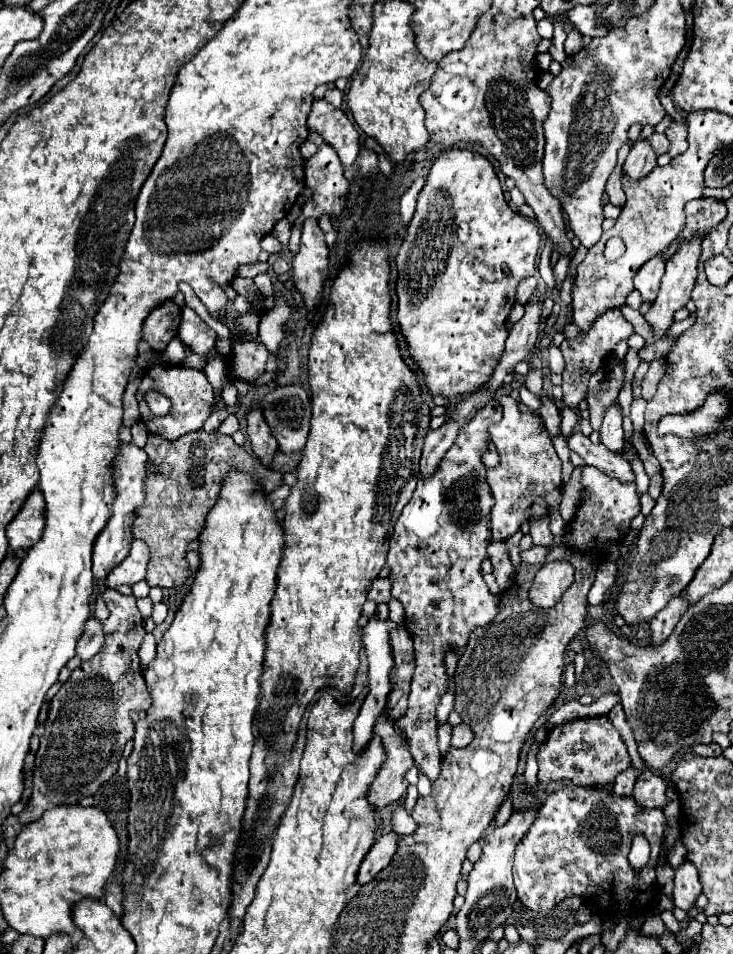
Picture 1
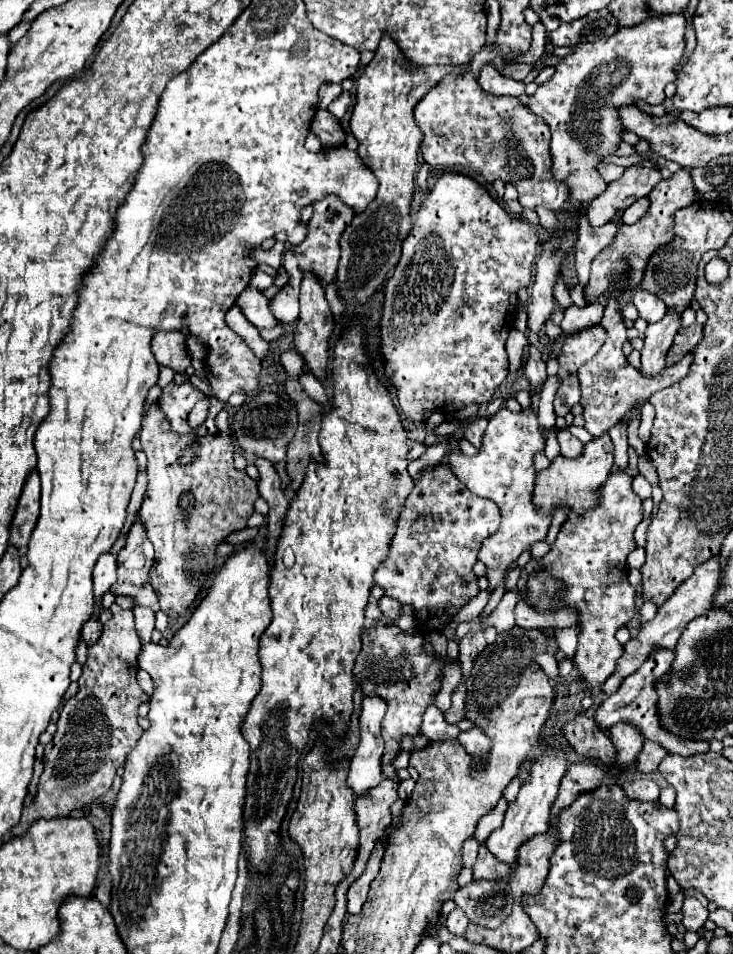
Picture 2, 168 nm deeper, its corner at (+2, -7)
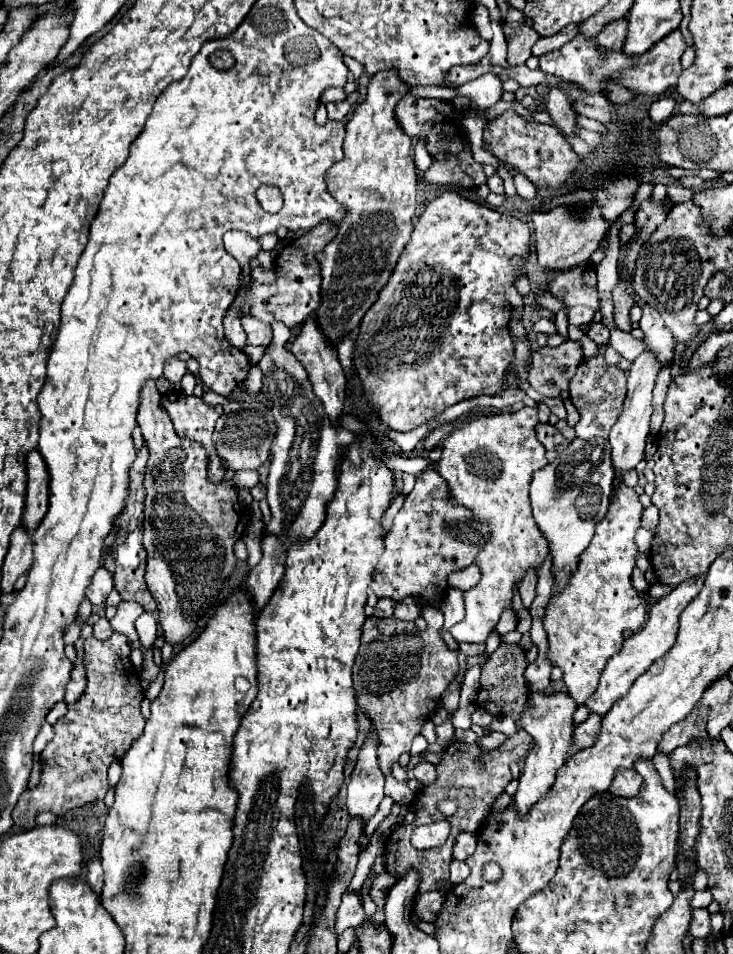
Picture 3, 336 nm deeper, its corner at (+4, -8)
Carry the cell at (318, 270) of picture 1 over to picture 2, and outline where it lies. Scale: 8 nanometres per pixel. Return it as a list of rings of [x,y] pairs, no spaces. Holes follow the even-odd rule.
[[[304,271],[302,283],[300,283],[300,319],[298,319],[296,333],[294,333],[294,343],[296,343],[296,349],[302,353],[302,357],[306,359],[310,371],[318,379],[326,377],[328,339],[332,335],[332,329],[334,329],[334,317],[330,313],[326,297],[324,297],[322,281],[318,281],[318,275],[314,275],[312,271]]]

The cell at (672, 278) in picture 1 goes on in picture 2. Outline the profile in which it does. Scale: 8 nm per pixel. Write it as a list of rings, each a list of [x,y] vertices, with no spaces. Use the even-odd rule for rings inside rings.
[[[674,309],[666,311],[664,319],[660,319],[658,323],[648,325],[646,339],[644,339],[646,345],[640,351],[642,353],[640,371],[644,375],[658,375],[666,367],[666,363],[664,363],[666,351],[670,349],[672,339],[678,333],[678,329],[680,329],[680,317],[678,317],[678,311],[674,311]]]

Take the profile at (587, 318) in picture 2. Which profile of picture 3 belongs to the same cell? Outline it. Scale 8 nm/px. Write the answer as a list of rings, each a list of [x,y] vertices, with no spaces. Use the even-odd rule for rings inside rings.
[[[592,324],[586,334],[588,334],[596,344],[604,344],[604,342],[610,338],[610,330],[608,330],[608,326],[604,326],[604,324]]]

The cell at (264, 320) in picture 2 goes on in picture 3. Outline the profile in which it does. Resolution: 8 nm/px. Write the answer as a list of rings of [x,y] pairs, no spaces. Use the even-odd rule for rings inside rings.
[[[244,318],[242,328],[246,332],[246,344],[248,346],[268,346],[268,340],[272,340],[270,324],[264,324],[260,320]]]

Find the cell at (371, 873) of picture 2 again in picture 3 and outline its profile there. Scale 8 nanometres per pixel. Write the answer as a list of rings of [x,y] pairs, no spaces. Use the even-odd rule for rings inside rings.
[[[344,894],[342,896],[342,904],[340,904],[338,912],[336,912],[336,926],[334,926],[334,930],[340,936],[346,928],[362,924],[364,918],[366,918],[366,914],[364,914],[364,908],[362,908],[358,896],[356,894]]]

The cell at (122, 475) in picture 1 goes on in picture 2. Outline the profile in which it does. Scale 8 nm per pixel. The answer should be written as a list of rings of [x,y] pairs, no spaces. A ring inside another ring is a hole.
[[[110,551],[100,555],[100,559],[94,567],[94,597],[96,599],[100,599],[112,587],[112,583],[116,579],[116,567],[118,567],[116,555],[112,555]]]

